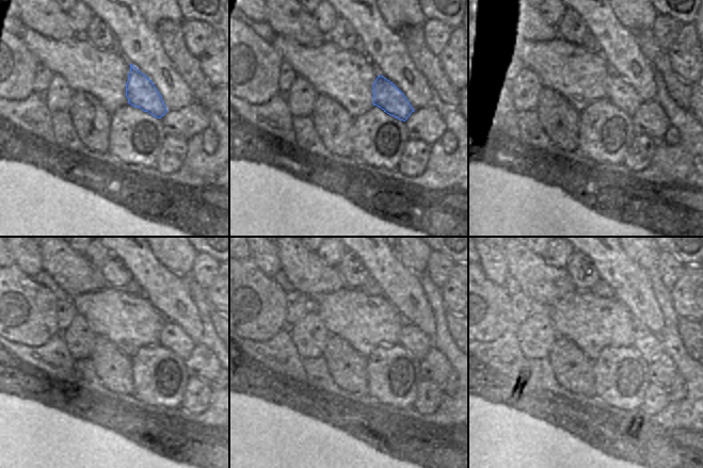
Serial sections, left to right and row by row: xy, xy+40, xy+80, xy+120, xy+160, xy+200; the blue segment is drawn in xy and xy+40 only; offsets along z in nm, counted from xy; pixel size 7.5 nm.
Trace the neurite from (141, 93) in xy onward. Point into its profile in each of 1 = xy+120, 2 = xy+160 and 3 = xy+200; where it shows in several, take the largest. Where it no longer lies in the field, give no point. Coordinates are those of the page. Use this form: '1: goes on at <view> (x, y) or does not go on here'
1: goes on at xy+120 (172, 337)
2: goes on at xy+160 (413, 339)
3: goes on at xy+200 (656, 342)

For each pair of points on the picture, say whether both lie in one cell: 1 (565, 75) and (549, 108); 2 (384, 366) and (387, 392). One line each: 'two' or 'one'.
1: two
2: one

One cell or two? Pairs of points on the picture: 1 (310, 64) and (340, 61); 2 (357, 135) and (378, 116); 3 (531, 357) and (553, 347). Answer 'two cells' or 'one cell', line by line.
1: one cell
2: one cell
3: two cells

